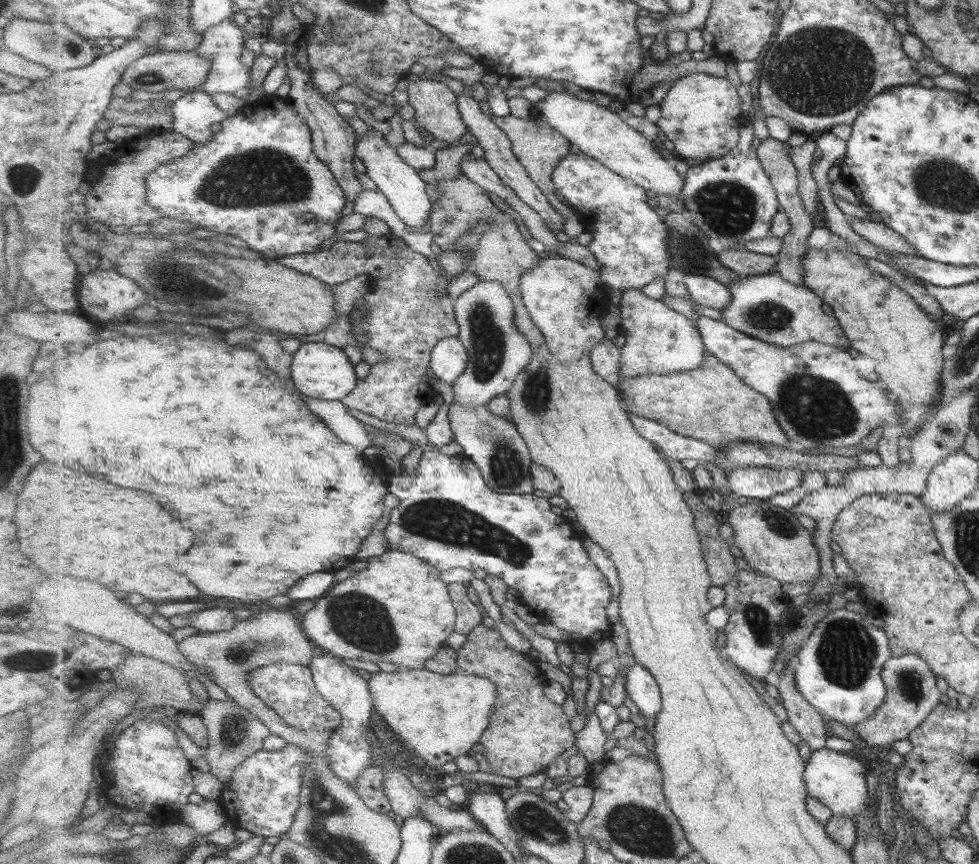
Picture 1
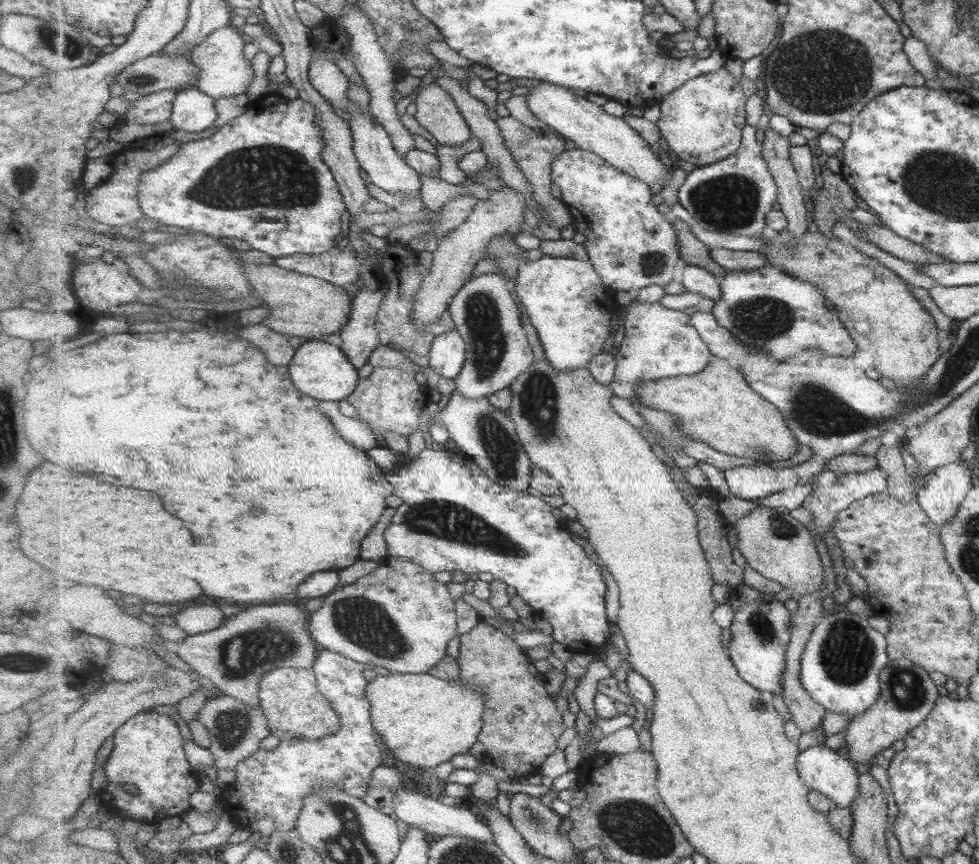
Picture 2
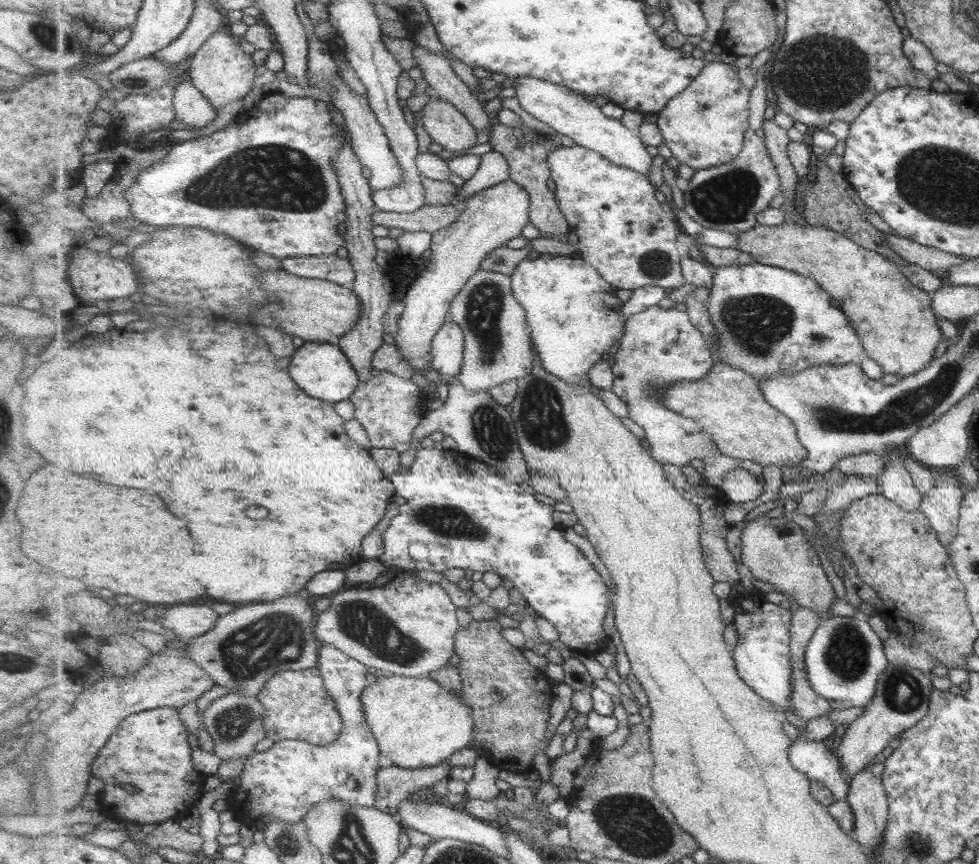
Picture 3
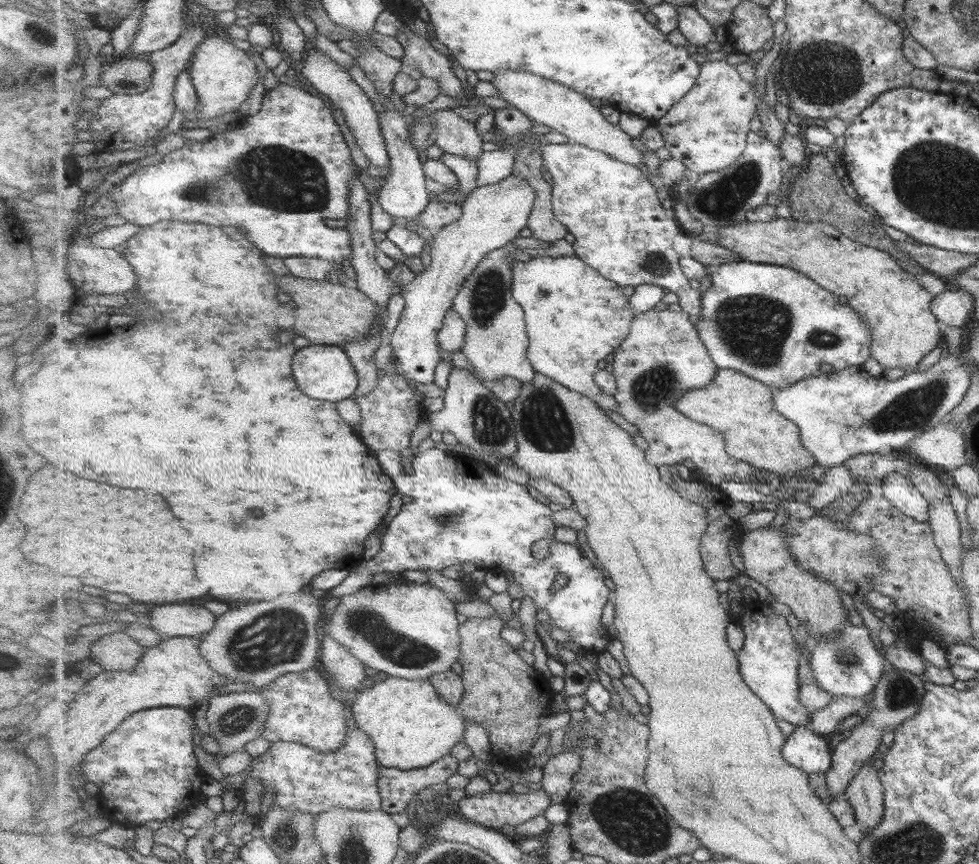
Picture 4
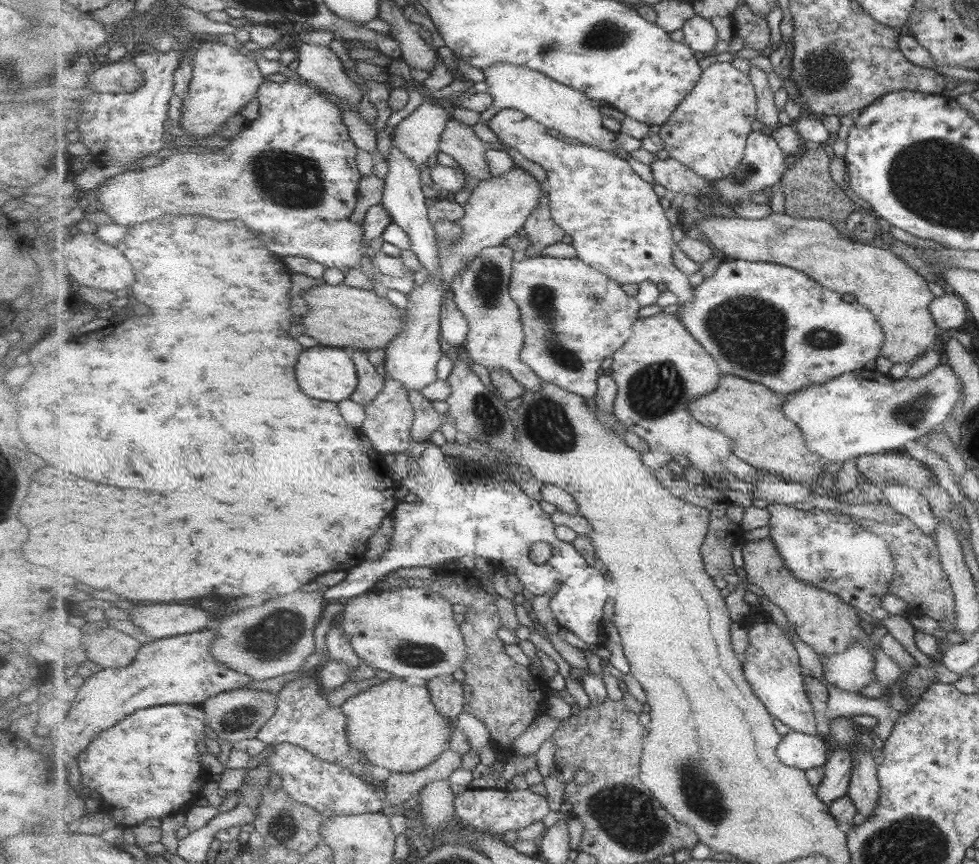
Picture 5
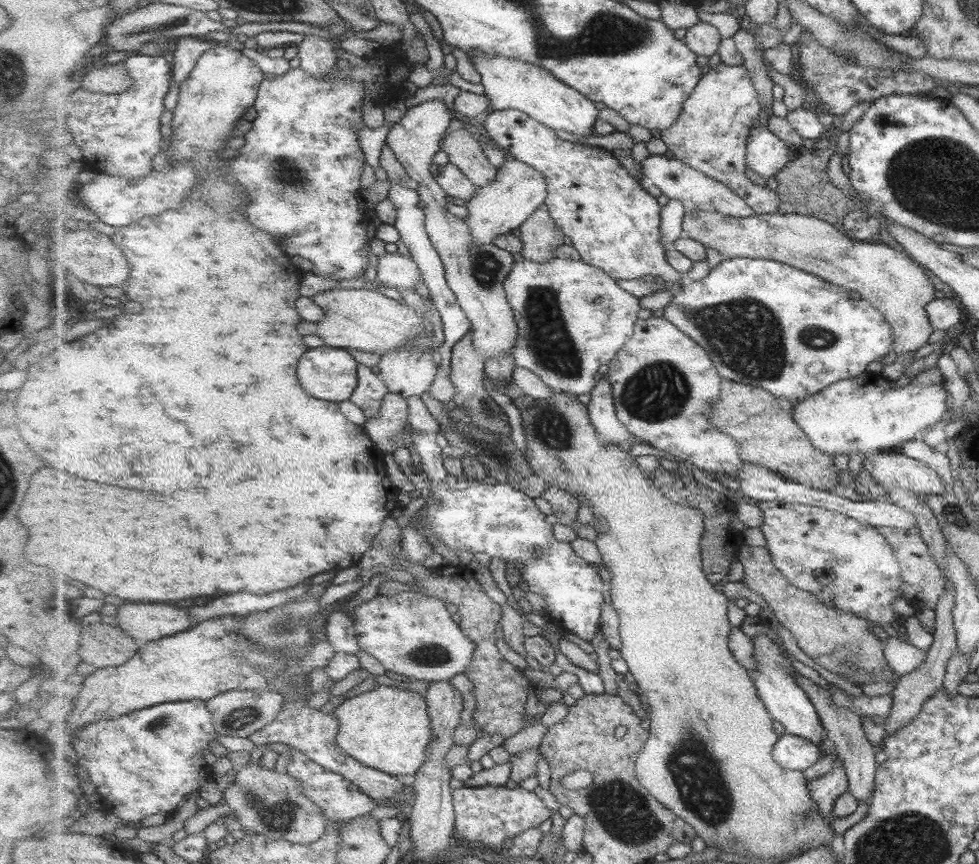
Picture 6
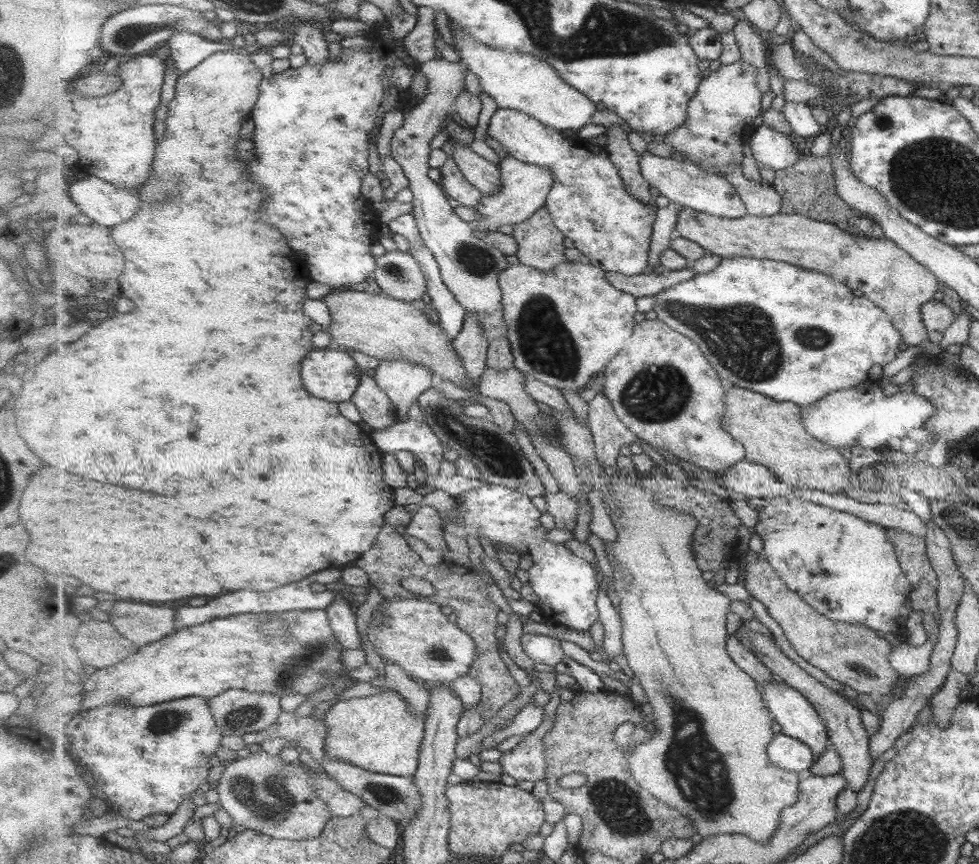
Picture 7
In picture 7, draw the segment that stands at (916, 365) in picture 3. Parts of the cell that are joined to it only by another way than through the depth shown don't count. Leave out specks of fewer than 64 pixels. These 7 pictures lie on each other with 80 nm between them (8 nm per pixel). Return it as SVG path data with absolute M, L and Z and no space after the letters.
M681 207L678 210L676 230L678 236L700 244L709 254L715 254L721 258L749 257L776 260L836 276L839 280L847 283L847 286L857 290L859 296L870 299L872 303L875 303L875 306L886 311L890 321L901 335L900 348L921 346L923 354L931 356L936 356L940 352L939 345L933 345L927 338L928 333L922 322L920 311L920 307L930 301L931 296L935 294L937 278L920 262L911 258L911 255L908 255L902 247L898 247L888 238L850 234L836 224L819 222L801 214L783 214L781 212L769 217L747 214L743 218L723 218L687 207Z

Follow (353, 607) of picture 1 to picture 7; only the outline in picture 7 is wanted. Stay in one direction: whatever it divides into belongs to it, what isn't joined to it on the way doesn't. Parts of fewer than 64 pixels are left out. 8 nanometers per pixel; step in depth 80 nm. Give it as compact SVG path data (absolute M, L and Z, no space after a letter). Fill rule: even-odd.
M427 598L382 602L372 613L367 638L383 660L391 659L417 678L442 684L467 675L478 652L475 639L456 622L451 622L441 612L441 606ZM381 616L384 622L378 622Z

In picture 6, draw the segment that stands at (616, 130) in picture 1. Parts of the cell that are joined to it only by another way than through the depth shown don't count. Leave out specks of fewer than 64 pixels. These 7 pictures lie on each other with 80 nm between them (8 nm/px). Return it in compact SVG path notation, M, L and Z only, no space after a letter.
M481 50L469 58L481 76L484 95L490 98L495 111L518 110L549 126L553 131L562 130L578 136L595 136L595 124L599 114L595 102L558 79L549 70L545 70L543 66L503 56L489 56Z

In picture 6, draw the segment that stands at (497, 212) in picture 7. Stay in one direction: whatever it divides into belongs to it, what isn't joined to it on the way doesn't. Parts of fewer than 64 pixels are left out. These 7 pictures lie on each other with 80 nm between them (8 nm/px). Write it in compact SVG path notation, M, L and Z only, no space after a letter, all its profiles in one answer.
M505 159L498 168L495 182L479 188L476 197L465 204L469 210L465 220L471 227L474 246L481 243L491 244L493 238L511 234L511 230L519 228L535 211L546 204L548 193L546 176L540 170L519 159Z

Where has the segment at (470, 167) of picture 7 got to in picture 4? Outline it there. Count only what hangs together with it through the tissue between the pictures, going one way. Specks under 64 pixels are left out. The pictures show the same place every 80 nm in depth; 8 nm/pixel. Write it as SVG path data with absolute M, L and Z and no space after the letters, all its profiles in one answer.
M450 109L437 110L432 114L435 124L434 143L443 152L464 156L471 162L482 158L483 140L475 124L455 115Z

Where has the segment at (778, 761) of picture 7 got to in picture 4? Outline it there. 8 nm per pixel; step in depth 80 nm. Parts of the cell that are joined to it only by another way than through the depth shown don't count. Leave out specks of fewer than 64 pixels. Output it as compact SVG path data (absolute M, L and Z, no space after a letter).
M794 726L794 731L785 738L783 757L793 766L807 773L825 773L832 765L828 740L809 730L807 726Z

